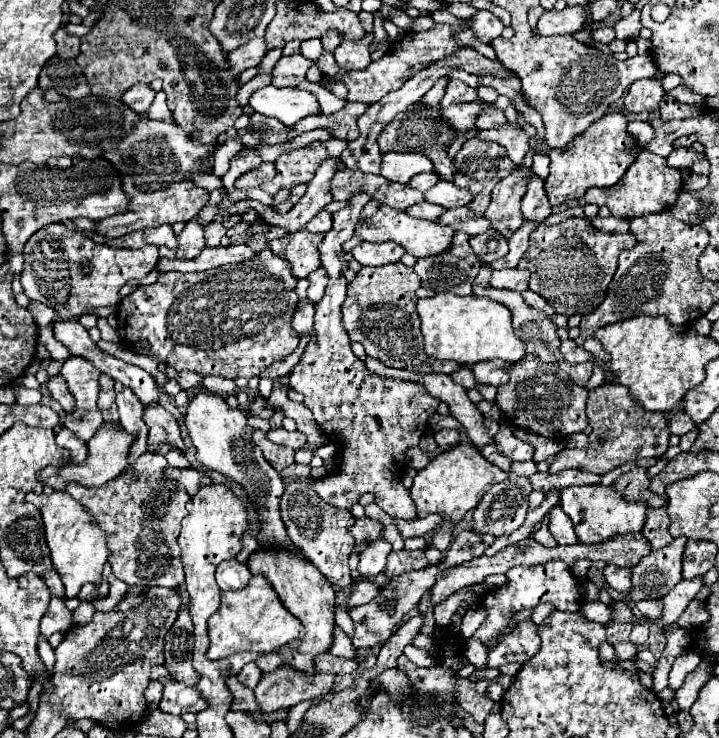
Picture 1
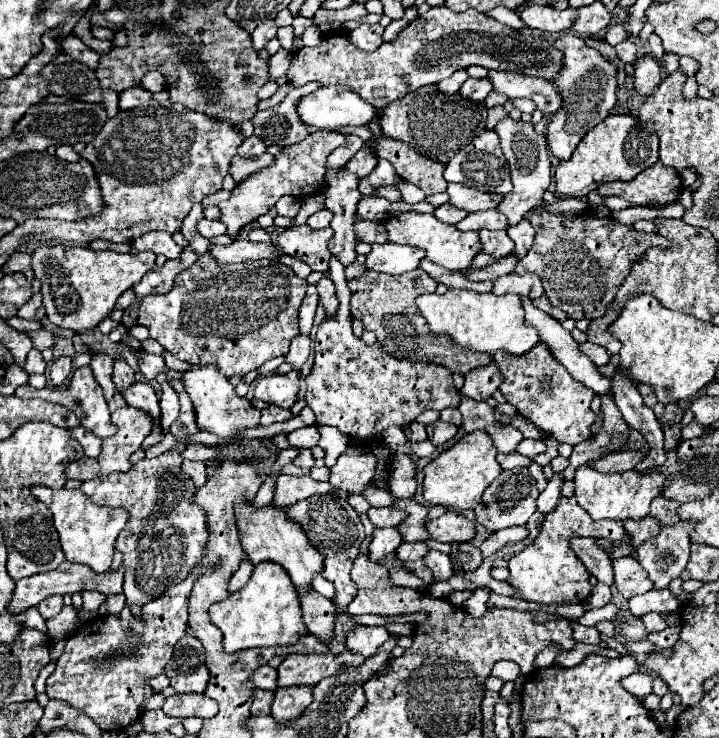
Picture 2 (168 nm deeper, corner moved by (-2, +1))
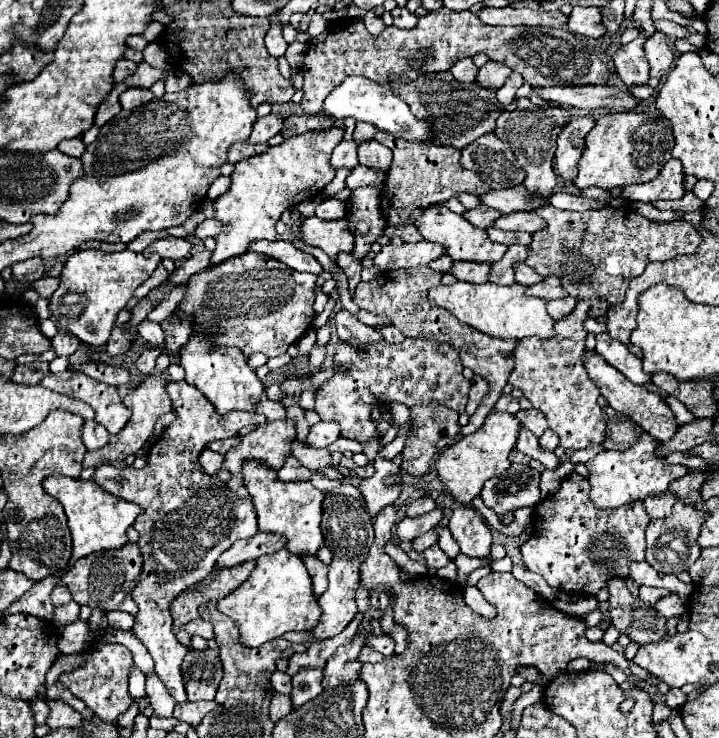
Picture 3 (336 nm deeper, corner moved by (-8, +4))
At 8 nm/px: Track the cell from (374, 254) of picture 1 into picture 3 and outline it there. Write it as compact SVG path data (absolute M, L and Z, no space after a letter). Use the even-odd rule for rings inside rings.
M419 241L419 243L403 243L399 247L387 243L383 245L383 249L375 255L373 263L375 267L383 269L383 271L391 271L391 269L407 269L407 267L419 267L419 265L429 265L431 261L439 259L443 255L443 247L437 243L427 243L427 241Z

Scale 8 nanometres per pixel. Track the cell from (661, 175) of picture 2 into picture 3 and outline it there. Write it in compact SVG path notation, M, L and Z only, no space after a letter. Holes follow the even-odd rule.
M669 159L653 181L621 187L621 197L627 201L651 203L657 199L681 199L683 195L683 167L677 159Z

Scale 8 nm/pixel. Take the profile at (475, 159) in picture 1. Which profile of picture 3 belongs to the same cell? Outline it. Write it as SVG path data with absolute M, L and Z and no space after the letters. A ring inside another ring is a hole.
M493 131L481 135L461 151L463 169L471 169L491 189L509 189L521 185L523 169L517 165L513 151Z

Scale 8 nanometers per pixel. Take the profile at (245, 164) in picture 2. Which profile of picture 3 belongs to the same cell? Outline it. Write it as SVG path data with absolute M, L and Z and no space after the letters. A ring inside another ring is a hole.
M245 141L245 143L235 143L235 145L231 145L229 147L229 163L237 163L237 161L241 161L241 159L247 159L247 157L253 157L253 155L261 155L261 153L265 153L269 149L269 145L267 143L259 143L259 145L253 145L253 143L249 143L249 141Z

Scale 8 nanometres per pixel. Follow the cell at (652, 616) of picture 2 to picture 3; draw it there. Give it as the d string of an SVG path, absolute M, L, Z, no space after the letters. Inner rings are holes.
M671 593L671 595L663 597L659 603L655 603L655 609L661 617L673 619L673 617L681 617L685 613L685 603L681 601L681 597Z

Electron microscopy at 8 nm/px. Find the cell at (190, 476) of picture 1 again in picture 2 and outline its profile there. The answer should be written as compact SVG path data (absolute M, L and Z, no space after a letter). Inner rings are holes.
M185 459L182 463L181 471L184 474L189 474L197 486L203 486L205 480L207 480L207 468L211 465L210 460L191 461Z

